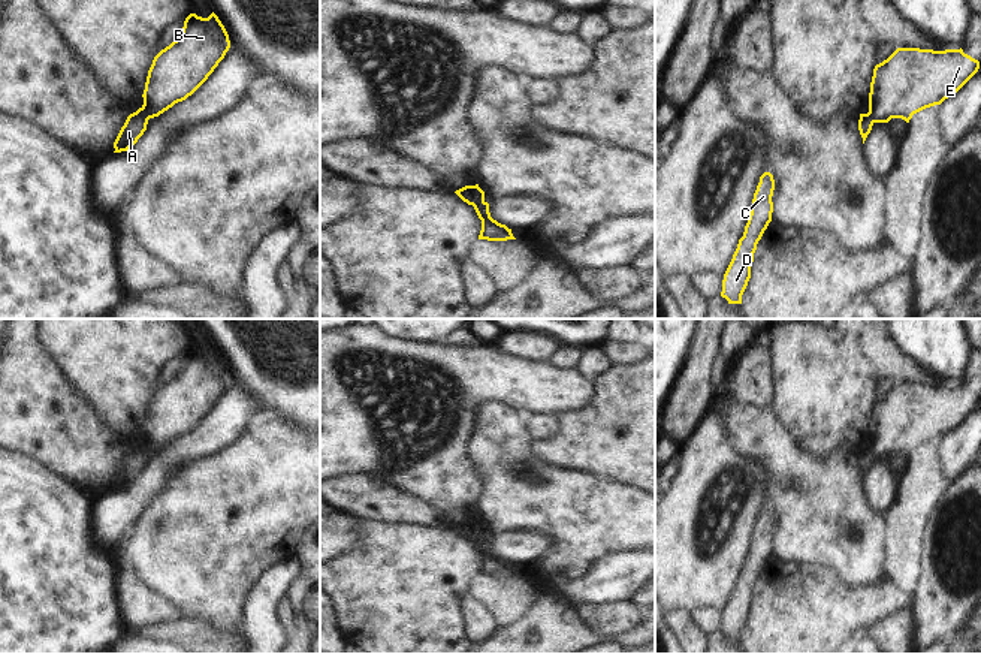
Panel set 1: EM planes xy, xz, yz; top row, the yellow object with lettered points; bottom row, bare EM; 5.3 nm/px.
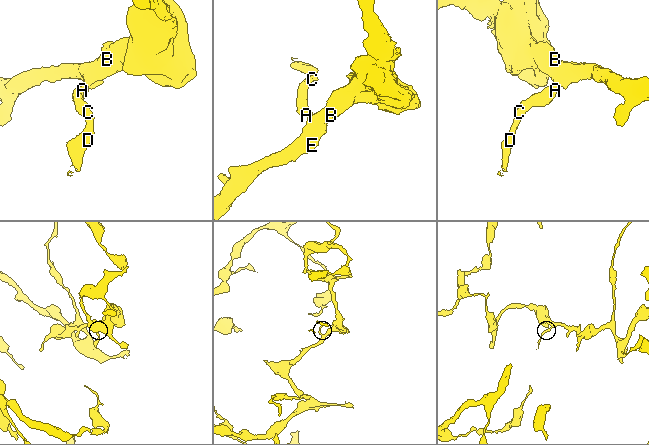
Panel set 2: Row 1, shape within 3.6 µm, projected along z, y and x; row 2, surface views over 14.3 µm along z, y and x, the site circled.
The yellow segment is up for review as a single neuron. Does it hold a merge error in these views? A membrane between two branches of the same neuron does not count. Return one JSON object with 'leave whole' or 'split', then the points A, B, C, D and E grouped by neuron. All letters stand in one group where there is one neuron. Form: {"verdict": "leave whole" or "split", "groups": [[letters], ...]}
{"verdict": "split", "groups": [["A", "C", "D"], ["B", "E"]]}

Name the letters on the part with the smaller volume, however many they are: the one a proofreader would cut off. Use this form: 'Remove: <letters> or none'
Remove: A, C, D

